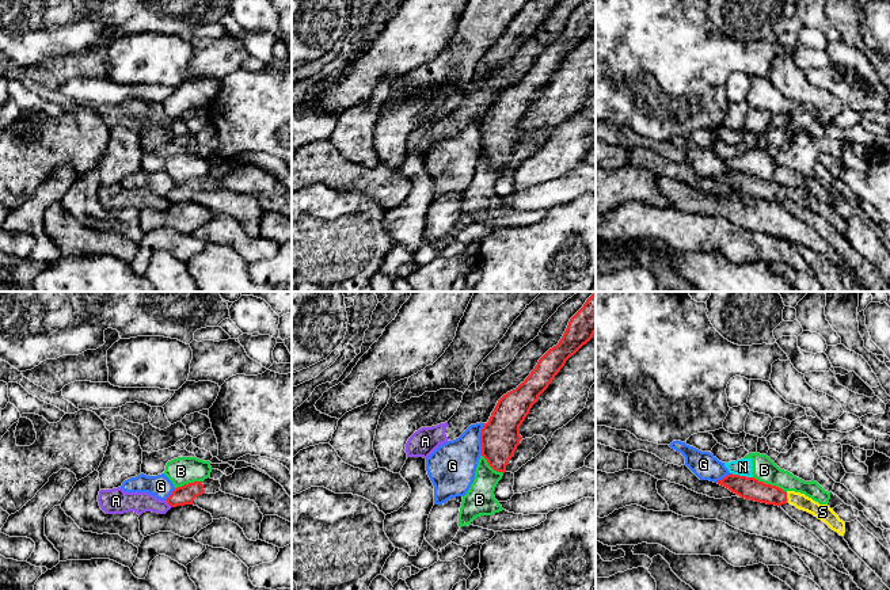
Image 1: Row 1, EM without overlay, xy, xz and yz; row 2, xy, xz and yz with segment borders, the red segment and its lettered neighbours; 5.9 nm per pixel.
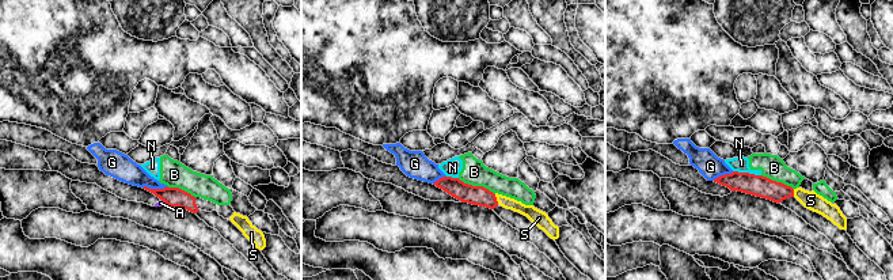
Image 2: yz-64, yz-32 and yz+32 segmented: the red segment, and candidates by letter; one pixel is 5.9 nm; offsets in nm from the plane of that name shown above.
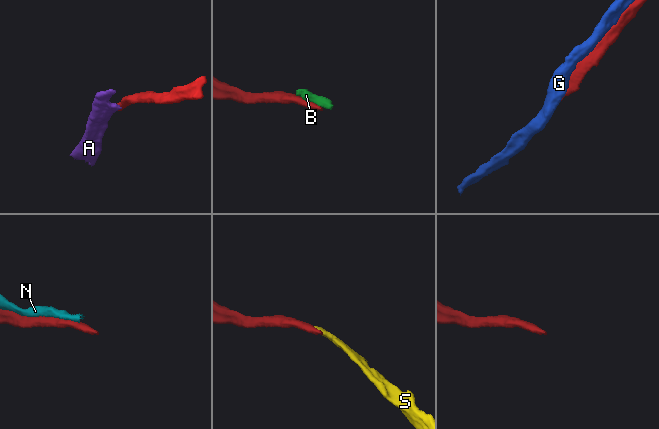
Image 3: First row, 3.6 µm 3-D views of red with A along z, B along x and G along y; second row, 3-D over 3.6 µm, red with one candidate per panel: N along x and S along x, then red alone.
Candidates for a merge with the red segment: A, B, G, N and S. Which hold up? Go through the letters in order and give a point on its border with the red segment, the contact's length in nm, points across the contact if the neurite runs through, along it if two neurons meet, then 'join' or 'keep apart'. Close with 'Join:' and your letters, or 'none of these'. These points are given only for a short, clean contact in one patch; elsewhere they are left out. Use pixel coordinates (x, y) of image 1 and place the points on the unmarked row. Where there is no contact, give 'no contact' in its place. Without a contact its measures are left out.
A: meets red in xy at (168, 200); contact 50 nm long; border along xy (166, 197), (171, 202); keep apart
B: meets red in yz at (769, 181); contact 220 nm long; border along yz (753, 172), (765, 179), (775, 181), (786, 189); keep apart
G: meets red in xz at (480, 136); contact 190 nm long; keep apart
N: meets red in yz at (741, 172); contact 140 nm long; keep apart
S: meets red in yz at (786, 193); contact 60 nm long; runs through yz (750, 185), (786, 193), (795, 194), (822, 208); join
Join: S

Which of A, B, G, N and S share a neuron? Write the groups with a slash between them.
A / B N / G / S

